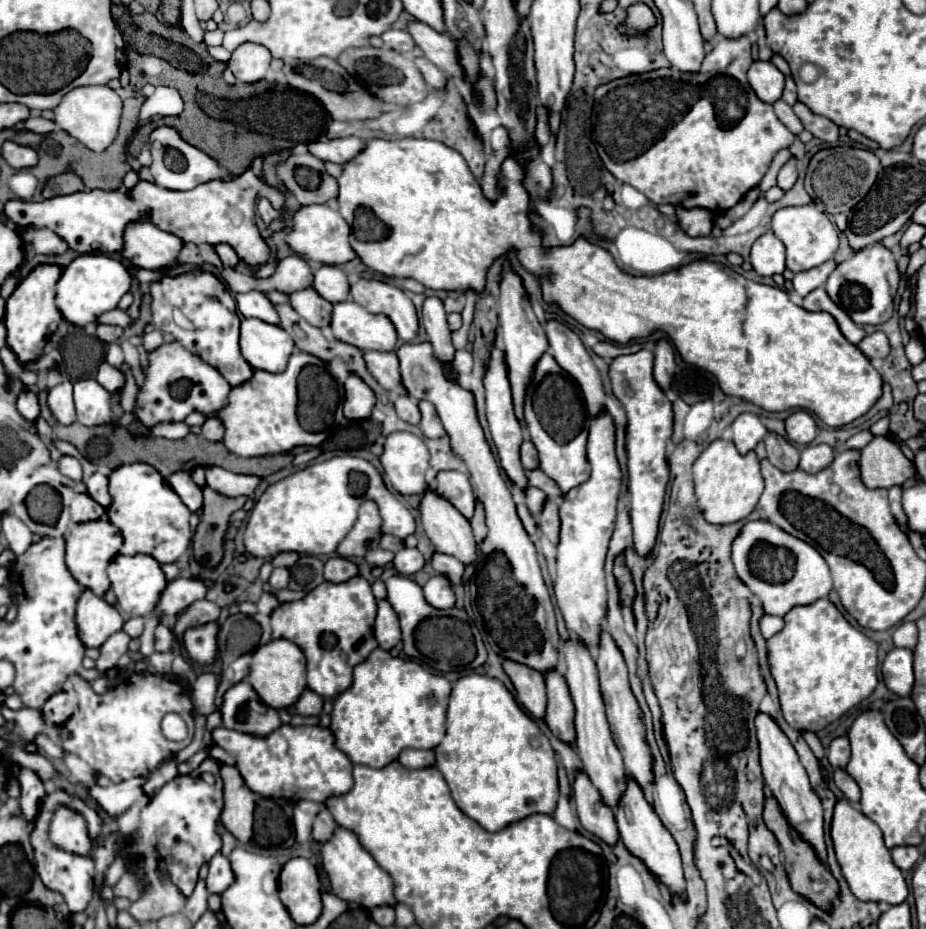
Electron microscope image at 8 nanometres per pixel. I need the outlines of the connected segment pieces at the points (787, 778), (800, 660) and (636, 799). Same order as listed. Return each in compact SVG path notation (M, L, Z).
M764 713L756 717L756 731L758 731L758 741L760 741L760 765L764 771L764 781L766 787L770 789L772 797L778 801L786 821L794 831L798 831L800 839L810 843L814 847L814 853L822 863L826 863L826 843L824 843L824 829L822 829L822 805L814 789L810 787L806 769L802 767L798 753L794 747L790 747L790 739L786 739L784 731Z
M828 599L794 607L784 621L784 629L768 639L768 661L778 685L782 713L796 731L818 733L874 693L878 685L878 647L854 629Z
M628 777L628 789L622 795L620 805L614 809L614 817L618 823L618 831L620 831L620 839L626 845L626 849L644 861L644 865L648 867L648 871L652 875L656 875L656 879L678 899L686 899L686 881L684 881L684 873L682 873L682 863L680 863L680 853L678 853L678 845L674 843L674 837L666 831L666 827L662 827L662 821L658 819L656 811L652 809L652 805L646 801L642 789L634 783L632 777Z

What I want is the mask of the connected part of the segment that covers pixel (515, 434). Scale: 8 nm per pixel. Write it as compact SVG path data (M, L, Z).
M498 347L492 349L490 355L490 363L488 363L488 371L484 377L484 389L486 389L486 417L488 417L488 425L490 425L490 433L492 433L492 441L498 449L498 459L502 469L506 471L506 477L518 487L518 489L526 489L526 471L520 463L520 445L524 441L524 431L514 415L514 407L512 407L512 393L510 393L510 381L508 381L508 373L506 373L506 365L502 363L502 351Z

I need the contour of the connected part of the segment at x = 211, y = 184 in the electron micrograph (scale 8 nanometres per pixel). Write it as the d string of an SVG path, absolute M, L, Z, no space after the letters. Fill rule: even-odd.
M248 169L246 173L242 173L232 181L208 181L190 191L170 191L154 183L140 181L130 191L130 197L136 201L142 199L150 205L148 219L162 231L174 233L180 239L192 241L196 245L228 243L242 261L256 267L256 265L264 265L272 253L270 245L260 235L254 221L254 199L258 197L260 191L264 191L264 187L266 185Z

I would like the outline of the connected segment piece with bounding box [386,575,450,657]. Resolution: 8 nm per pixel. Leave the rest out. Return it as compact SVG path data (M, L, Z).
M394 575L386 581L388 587L388 601L392 603L394 611L400 617L402 627L402 653L410 657L418 657L416 645L414 645L414 629L430 617L444 617L450 615L448 611L438 611L432 605L426 603L422 595L422 587L404 575Z

